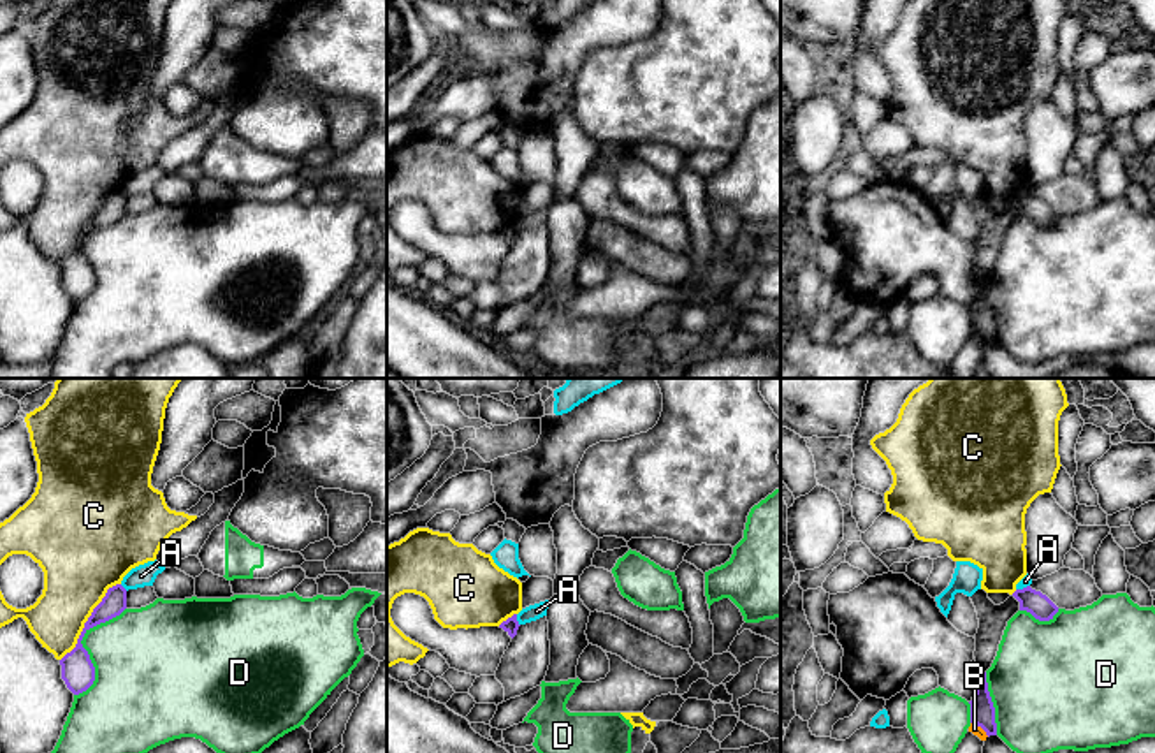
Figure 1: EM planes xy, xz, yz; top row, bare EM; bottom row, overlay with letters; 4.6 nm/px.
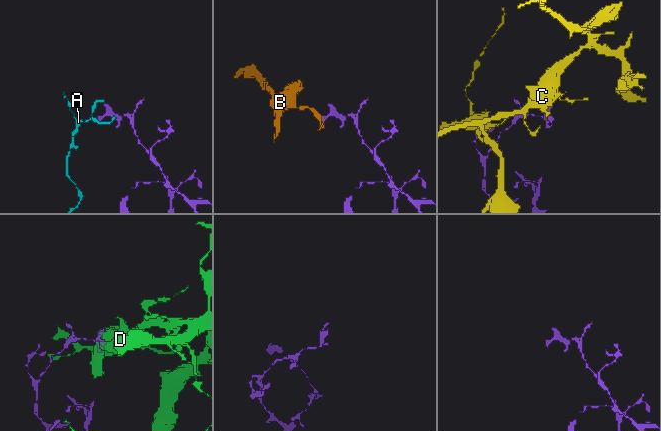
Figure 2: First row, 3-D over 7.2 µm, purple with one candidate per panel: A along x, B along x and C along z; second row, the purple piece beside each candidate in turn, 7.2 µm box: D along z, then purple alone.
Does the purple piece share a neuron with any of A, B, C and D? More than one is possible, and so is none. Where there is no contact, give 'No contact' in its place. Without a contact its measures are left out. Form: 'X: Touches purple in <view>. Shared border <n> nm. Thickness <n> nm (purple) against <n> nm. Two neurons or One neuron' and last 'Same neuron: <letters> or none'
A: Touches purple in xz. Shared border 60 nm. Thickness 70 nm (purple) against 70 nm. Two neurons
B: Touches purple in yz. Shared border 110 nm. Thickness 110 nm (purple) against 50 nm. Two neurons
C: Touches purple in xy. Shared border 460 nm. Thickness 150 nm (purple) against 320 nm. Two neurons
D: Touches purple in xy. Shared border 480 nm. Thickness 150 nm (purple) against 400 nm. Two neurons
Same neuron: none

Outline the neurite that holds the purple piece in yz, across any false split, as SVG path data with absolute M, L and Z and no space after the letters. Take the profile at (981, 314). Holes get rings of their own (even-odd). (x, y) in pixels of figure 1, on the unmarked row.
M979 278L976 285L976 299L970 310L970 329L981 333L986 341L997 341L995 313L988 297L986 278Z

